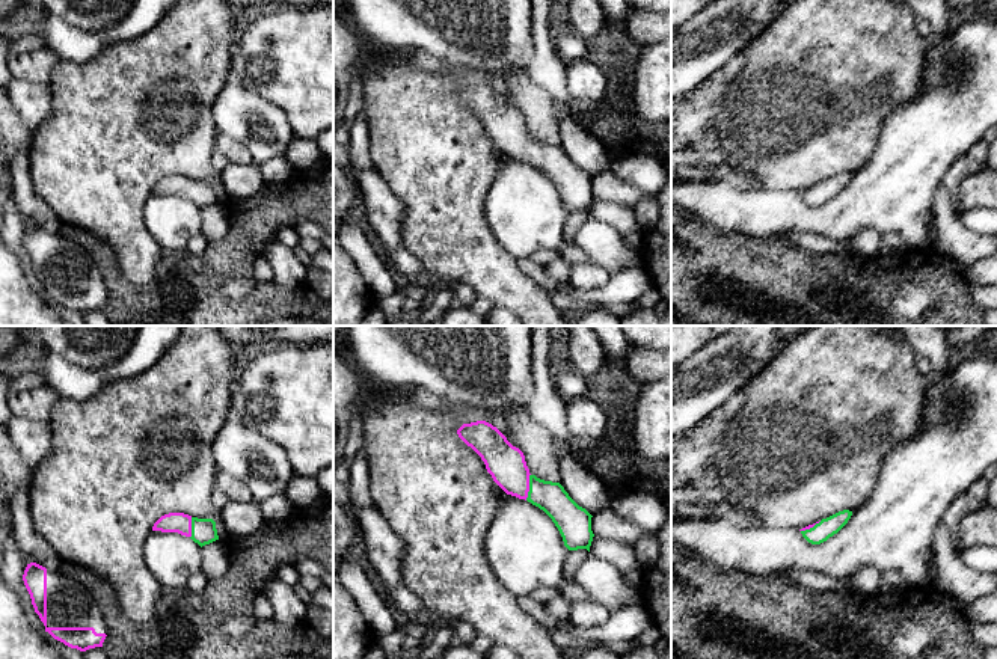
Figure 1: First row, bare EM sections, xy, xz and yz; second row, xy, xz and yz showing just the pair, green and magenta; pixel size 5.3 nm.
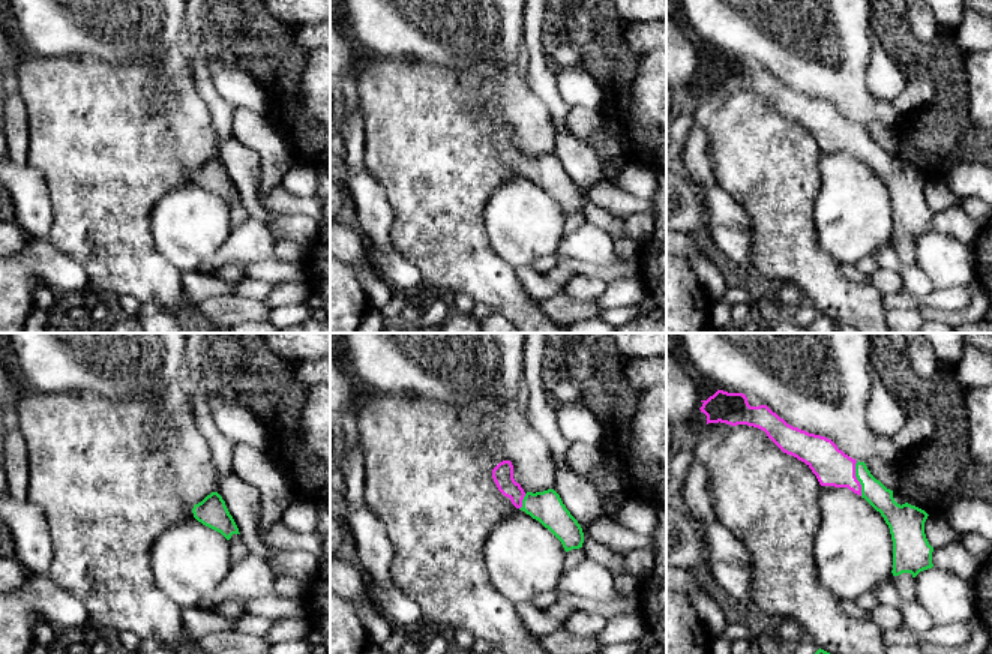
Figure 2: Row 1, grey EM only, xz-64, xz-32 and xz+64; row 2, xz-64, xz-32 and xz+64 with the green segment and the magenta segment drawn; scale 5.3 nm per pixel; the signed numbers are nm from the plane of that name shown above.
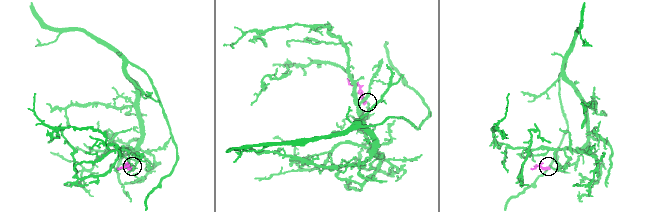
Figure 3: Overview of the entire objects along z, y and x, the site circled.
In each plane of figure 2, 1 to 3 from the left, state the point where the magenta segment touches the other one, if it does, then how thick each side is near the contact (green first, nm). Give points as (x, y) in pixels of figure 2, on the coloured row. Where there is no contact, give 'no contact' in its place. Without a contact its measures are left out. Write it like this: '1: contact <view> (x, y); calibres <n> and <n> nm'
1: no contact
2: contact xz-32 (523, 501); calibres 170 and 110 nm
3: contact xz+64 (857, 479); calibres 130 and 200 nm

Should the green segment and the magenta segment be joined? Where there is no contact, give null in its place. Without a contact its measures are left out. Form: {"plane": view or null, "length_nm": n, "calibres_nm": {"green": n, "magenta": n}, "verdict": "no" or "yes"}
{"plane": "xz", "length_nm": 150, "calibres_nm": {"green": 160, "magenta": 200}, "verdict": "yes"}

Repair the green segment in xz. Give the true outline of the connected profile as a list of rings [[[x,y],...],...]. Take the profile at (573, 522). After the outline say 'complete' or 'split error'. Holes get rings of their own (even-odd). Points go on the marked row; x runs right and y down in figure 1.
[[[486,421],[463,424],[457,434],[481,457],[493,481],[507,495],[531,502],[552,519],[569,550],[590,552],[594,537],[593,516],[579,507],[560,483],[531,475],[523,452]]]; split error

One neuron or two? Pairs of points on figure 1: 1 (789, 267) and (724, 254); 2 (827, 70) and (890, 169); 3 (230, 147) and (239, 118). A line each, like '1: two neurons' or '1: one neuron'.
1: one neuron
2: two neurons
3: two neurons

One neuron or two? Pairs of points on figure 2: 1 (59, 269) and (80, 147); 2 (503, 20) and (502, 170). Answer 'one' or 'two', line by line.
1: two
2: two

